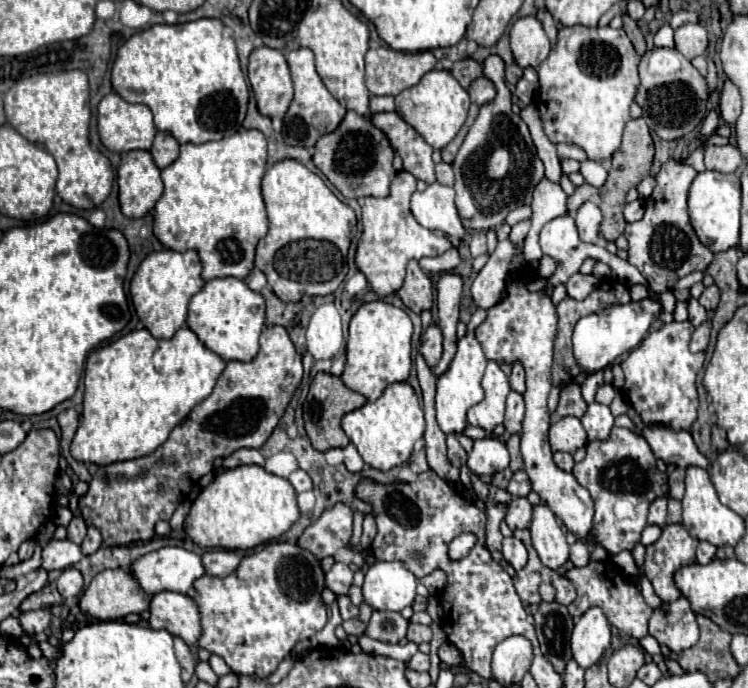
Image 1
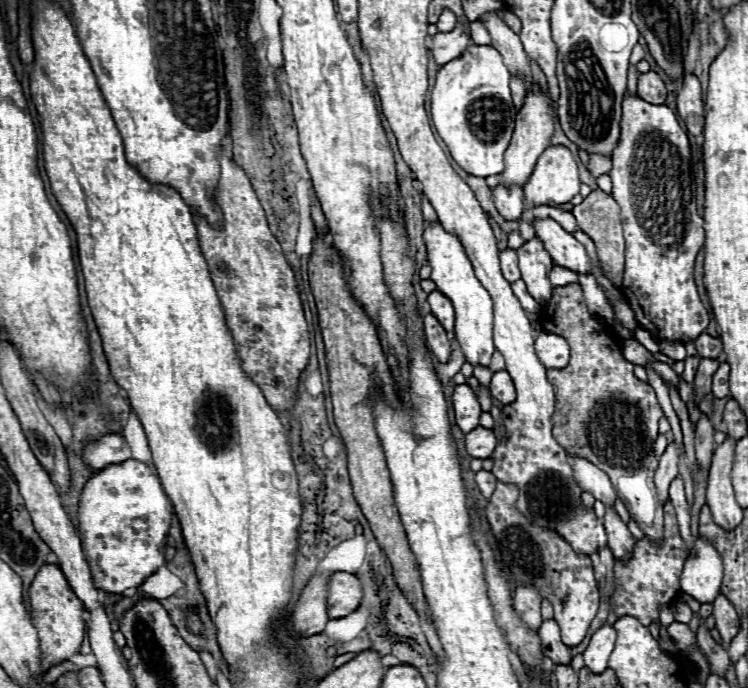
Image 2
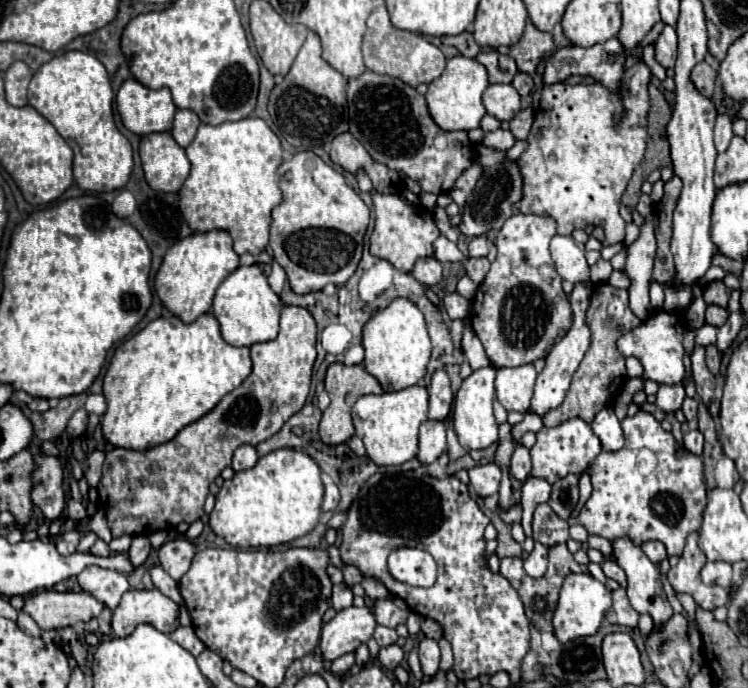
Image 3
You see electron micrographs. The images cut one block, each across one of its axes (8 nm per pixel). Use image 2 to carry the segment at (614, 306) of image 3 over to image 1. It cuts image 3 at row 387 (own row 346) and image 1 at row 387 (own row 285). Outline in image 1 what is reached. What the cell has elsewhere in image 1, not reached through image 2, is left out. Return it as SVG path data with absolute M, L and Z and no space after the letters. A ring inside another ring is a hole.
M568 386L560 394L560 404L552 414L552 422L558 422L564 416L576 416L580 418L586 412L586 402L580 396L580 386Z

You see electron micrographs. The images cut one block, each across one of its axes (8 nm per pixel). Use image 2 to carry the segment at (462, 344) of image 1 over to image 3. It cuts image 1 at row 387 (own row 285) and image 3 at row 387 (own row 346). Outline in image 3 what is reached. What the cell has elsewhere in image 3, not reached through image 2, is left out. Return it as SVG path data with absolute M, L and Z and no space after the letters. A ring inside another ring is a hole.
M492 366L476 370L472 376L468 376L462 382L462 386L456 394L452 422L454 422L454 430L458 434L458 440L466 450L484 450L484 448L492 446L494 442L498 442L498 424L496 424L496 418L492 412L494 374L496 374L496 370Z

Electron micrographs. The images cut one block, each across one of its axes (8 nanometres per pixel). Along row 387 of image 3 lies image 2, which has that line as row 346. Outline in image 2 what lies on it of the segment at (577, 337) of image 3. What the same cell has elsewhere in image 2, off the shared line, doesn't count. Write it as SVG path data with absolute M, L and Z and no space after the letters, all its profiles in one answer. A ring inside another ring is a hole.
M542 332L536 338L536 354L546 368L564 368L570 358L570 346L562 336Z

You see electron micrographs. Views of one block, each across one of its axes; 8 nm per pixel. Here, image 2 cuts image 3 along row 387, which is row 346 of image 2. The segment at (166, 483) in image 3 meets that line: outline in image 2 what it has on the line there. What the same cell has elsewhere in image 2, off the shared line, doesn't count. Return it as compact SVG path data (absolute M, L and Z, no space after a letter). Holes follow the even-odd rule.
M224 152L220 154L220 166L222 174L218 180L216 204L222 208L224 216L222 230L214 230L206 220L194 214L200 248L218 290L226 324L238 344L244 372L262 388L274 410L288 412L290 402L286 402L282 394L286 388L296 388L298 378L310 360L310 332L298 282L276 236L268 228L264 210L244 170Z

